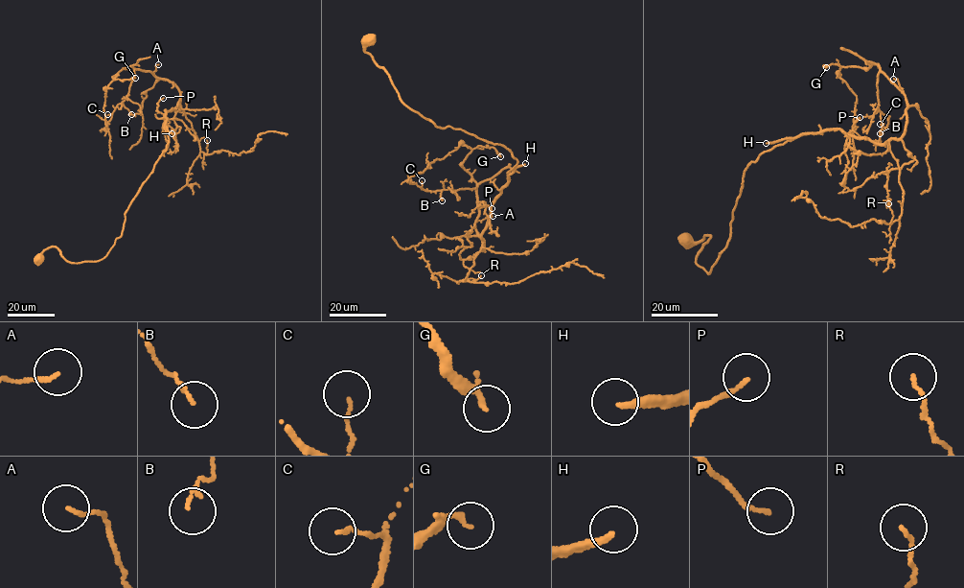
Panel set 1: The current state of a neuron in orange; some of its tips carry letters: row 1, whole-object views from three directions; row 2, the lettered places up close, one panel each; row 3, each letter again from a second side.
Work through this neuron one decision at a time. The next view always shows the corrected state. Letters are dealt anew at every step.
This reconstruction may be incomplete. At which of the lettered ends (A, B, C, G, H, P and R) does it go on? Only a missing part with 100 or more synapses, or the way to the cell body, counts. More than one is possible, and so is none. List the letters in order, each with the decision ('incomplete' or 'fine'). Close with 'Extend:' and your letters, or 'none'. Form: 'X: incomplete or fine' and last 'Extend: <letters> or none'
A: fine
B: fine
C: fine
G: fine
H: incomplete
P: fine
R: fine
Extend: H

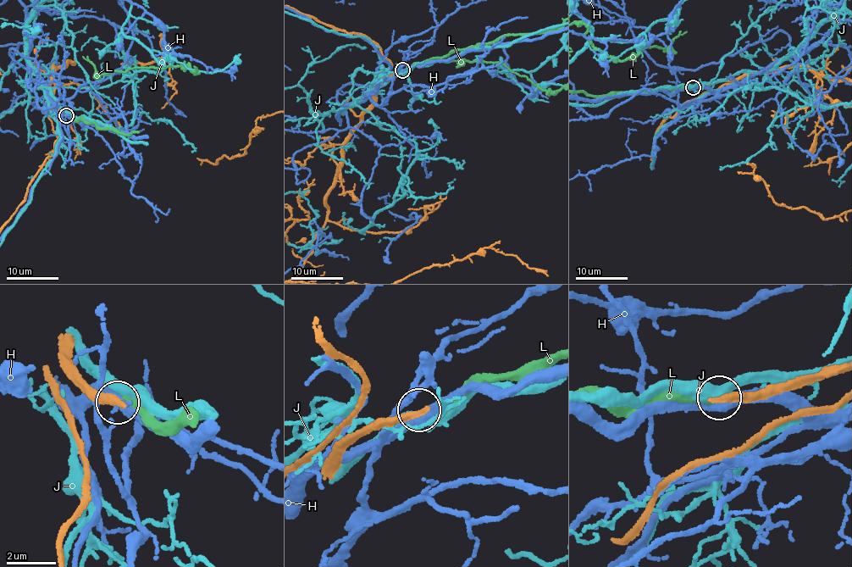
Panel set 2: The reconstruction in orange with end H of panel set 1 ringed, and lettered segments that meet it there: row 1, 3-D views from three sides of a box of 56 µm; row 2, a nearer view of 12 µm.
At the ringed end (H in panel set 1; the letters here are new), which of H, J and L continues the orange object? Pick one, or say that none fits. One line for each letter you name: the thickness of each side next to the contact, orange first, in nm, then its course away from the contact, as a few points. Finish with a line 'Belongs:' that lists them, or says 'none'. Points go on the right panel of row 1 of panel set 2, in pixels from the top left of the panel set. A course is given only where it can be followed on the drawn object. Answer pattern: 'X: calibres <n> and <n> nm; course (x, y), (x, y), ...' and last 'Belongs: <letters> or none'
Belongs: none

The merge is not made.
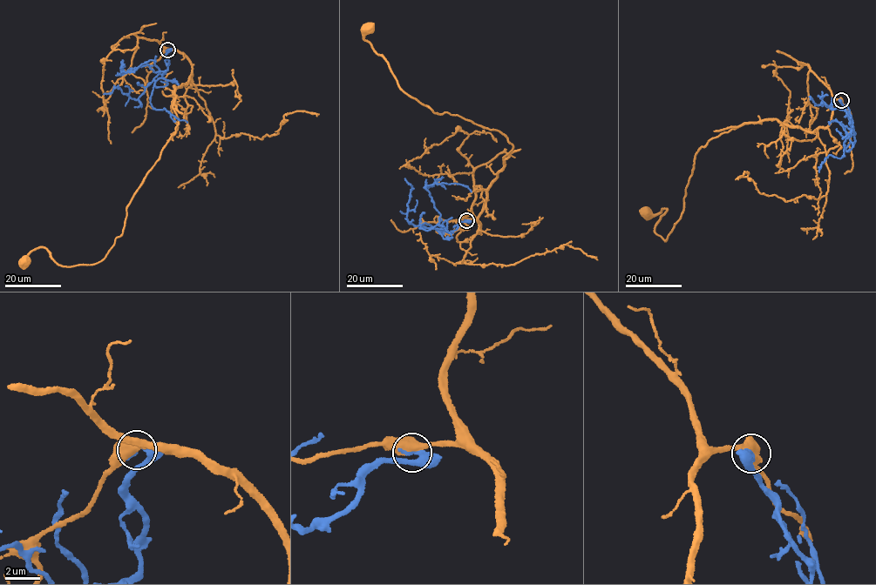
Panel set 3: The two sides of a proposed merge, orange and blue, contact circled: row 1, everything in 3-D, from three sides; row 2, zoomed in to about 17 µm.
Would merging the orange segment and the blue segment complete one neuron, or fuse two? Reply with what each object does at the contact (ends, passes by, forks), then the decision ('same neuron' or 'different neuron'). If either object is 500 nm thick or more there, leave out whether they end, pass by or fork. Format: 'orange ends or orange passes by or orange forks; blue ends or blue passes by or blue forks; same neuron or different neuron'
different neuron

